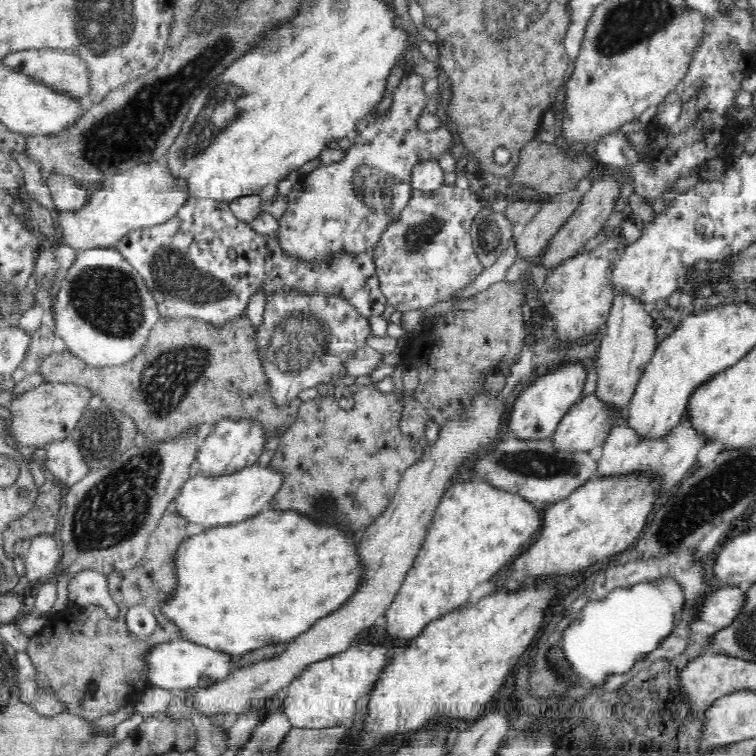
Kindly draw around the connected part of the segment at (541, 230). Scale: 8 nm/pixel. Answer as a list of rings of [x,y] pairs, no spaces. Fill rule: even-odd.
[[[572,190],[559,194],[558,205],[545,203],[542,209],[530,220],[519,225],[513,237],[515,258],[536,261],[548,248],[551,238],[580,206],[582,194]]]

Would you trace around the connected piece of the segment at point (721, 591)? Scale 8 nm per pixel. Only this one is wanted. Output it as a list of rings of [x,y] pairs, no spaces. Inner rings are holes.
[[[719,586],[716,589],[711,589],[708,595],[702,602],[702,610],[698,612],[698,620],[702,620],[704,623],[708,623],[712,626],[722,630],[727,628],[734,620],[737,620],[742,612],[745,610],[745,606],[748,604],[748,597],[746,597],[746,591],[742,591],[738,586]]]

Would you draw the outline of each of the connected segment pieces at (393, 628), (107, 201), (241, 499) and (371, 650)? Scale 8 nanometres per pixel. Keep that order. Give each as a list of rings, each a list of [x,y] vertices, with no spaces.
[[[475,475],[468,482],[457,479],[438,504],[412,568],[386,609],[387,632],[412,640],[421,636],[430,622],[464,607],[476,586],[492,580],[534,540],[542,522],[540,510],[518,491],[496,487]]]
[[[166,158],[138,164],[113,175],[102,190],[94,190],[83,210],[56,214],[59,243],[76,251],[94,247],[116,246],[117,241],[133,230],[168,222],[189,202],[189,180],[177,178]]]
[[[270,464],[246,465],[237,471],[217,477],[196,476],[188,479],[178,490],[171,507],[182,517],[204,526],[220,526],[242,522],[269,508],[280,488],[284,486],[284,473],[272,469]]]
[[[352,642],[348,650],[332,658],[314,662],[294,677],[286,688],[285,710],[290,723],[296,728],[330,728],[354,718],[357,702],[374,690],[390,655],[388,649],[370,642]]]

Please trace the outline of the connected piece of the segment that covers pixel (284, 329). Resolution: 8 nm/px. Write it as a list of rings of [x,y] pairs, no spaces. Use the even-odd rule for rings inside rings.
[[[291,288],[287,291],[276,289],[266,297],[266,304],[263,308],[262,324],[256,328],[256,344],[258,350],[264,350],[266,360],[262,361],[267,382],[267,394],[271,398],[273,408],[282,410],[290,402],[299,399],[300,392],[316,388],[320,384],[334,384],[334,378],[344,378],[346,376],[346,360],[354,358],[356,352],[368,345],[368,338],[373,336],[372,324],[367,317],[360,314],[358,309],[342,295],[342,293],[322,293],[314,291],[306,293],[304,289]],[[274,350],[276,350],[276,364],[280,358],[280,368],[274,368]]]

